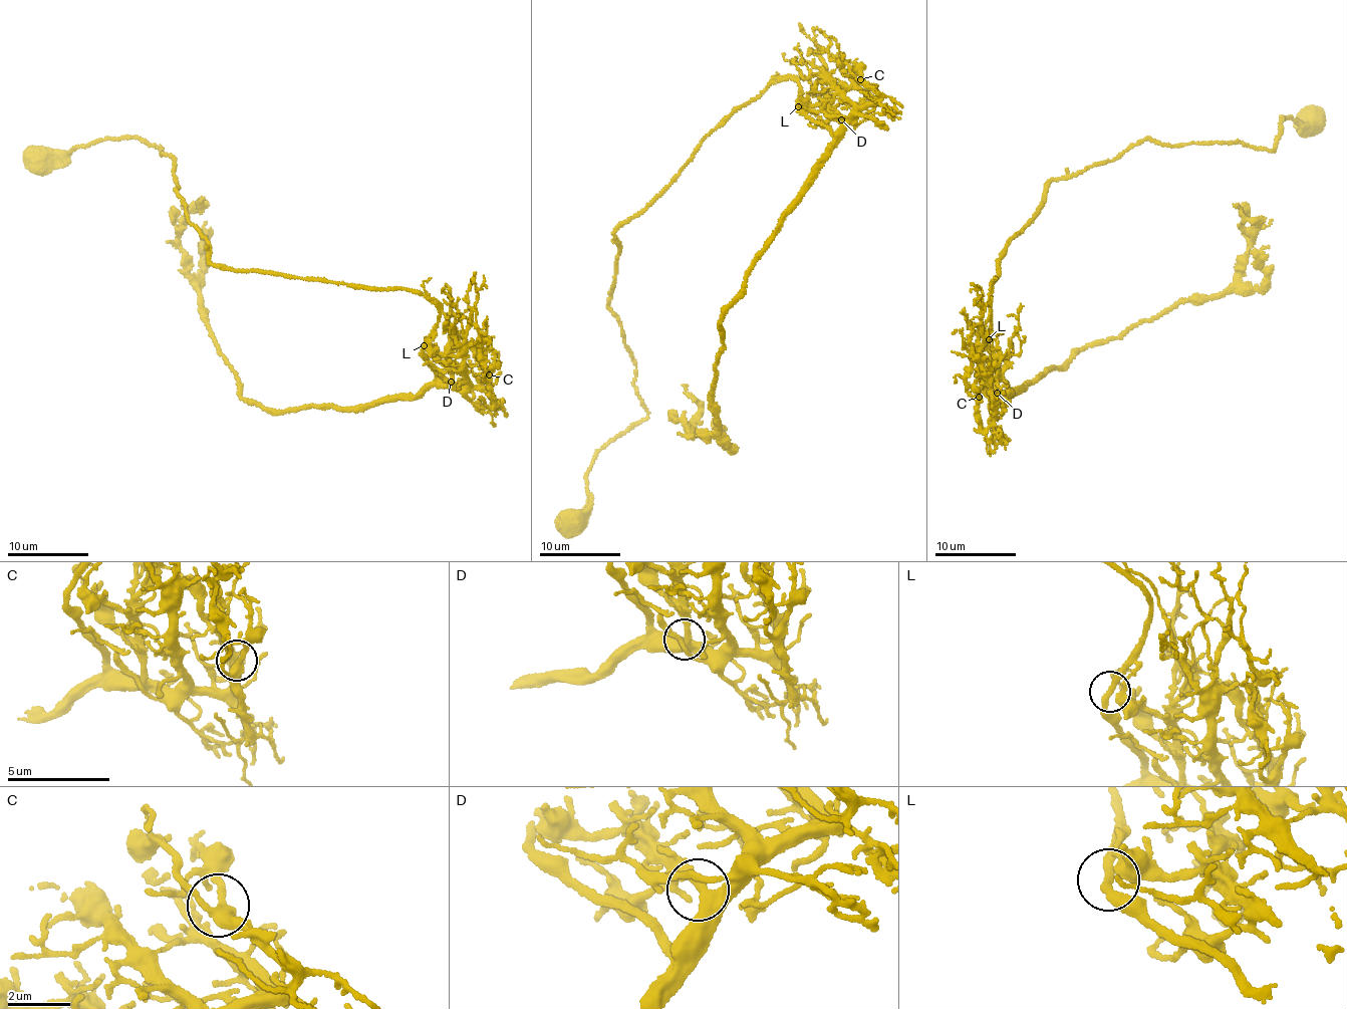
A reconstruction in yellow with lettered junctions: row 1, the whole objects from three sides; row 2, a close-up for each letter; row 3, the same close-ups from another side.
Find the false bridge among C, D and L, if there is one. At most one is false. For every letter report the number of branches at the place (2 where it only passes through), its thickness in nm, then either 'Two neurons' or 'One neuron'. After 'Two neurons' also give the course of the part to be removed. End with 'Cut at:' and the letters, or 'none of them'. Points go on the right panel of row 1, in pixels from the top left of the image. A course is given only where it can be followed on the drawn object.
C: Branches: 3. Thickness 280 nm. One neuron
D: Branches: 3. Thickness 300 nm. One neuron
L: Branches: 3. Thickness 280 nm. One neuron
Cut at: none of them

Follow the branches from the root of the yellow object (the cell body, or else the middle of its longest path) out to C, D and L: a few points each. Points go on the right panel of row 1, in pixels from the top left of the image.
C: (1311, 123), (1283, 116), (1267, 151), (1137, 142), (1052, 179), (1000, 260), (976, 346), (979, 397)
D: (1311, 123), (1283, 116), (1267, 151), (1137, 142), (1052, 179), (992, 287), (997, 393)
L: (1311, 123), (1283, 116), (1267, 151), (1137, 142), (1052, 179), (1000, 260), (990, 338)

